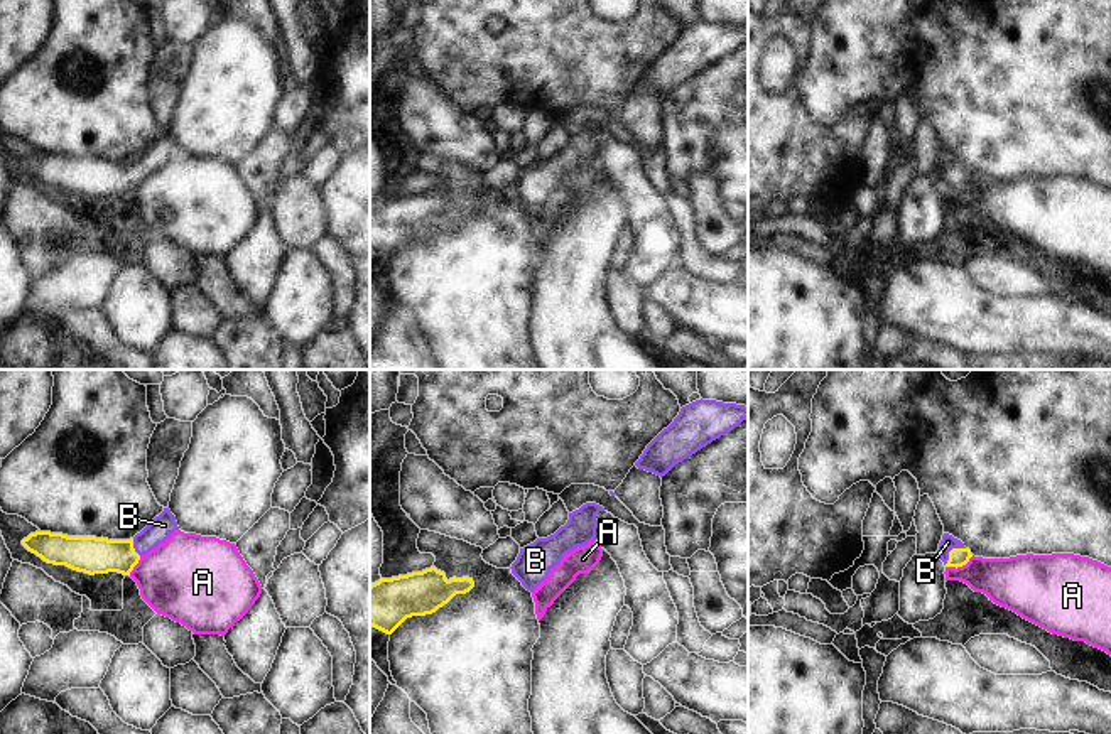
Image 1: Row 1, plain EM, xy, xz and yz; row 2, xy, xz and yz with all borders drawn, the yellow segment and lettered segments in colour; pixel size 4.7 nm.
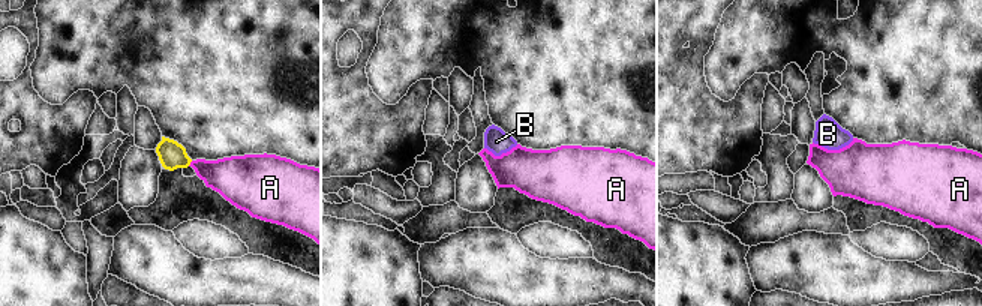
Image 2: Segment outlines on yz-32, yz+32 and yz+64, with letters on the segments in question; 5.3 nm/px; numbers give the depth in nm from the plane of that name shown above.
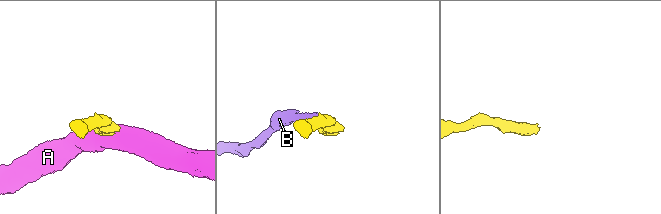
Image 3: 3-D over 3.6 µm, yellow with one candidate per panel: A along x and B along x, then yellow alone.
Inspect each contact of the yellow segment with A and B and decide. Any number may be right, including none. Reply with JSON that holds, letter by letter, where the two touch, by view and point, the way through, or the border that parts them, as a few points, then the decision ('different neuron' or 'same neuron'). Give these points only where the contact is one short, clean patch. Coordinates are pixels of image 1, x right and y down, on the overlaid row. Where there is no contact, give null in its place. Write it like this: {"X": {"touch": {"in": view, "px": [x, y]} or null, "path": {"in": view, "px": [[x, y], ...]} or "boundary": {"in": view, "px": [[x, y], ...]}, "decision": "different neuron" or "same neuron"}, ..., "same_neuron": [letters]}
{"A": {"touch": {"in": "yz", "px": [959, 566]}, "boundary": {"in": "yz", "px": [[973, 555], [961, 566], [946, 567]]}, "decision": "different neuron"}, "B": {"touch": {"in": "yz", "px": [951, 550]}, "path": {"in": "yz", "px": [[958, 557], [951, 550], [948, 542]]}, "decision": "same neuron"}, "same_neuron": ["B"]}

